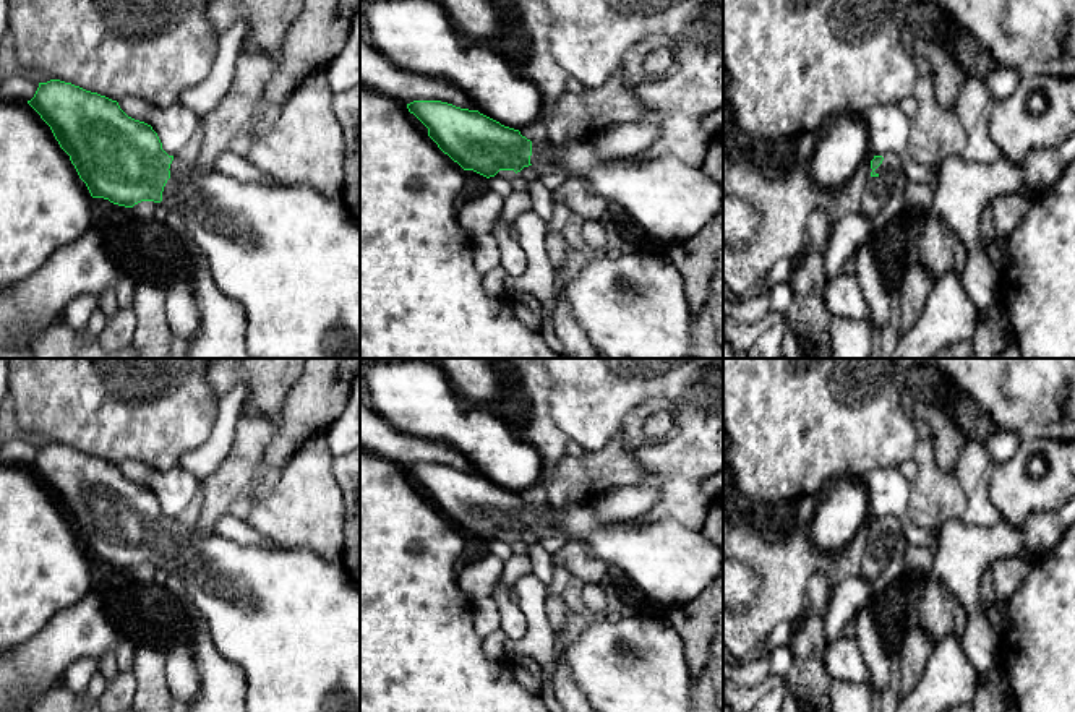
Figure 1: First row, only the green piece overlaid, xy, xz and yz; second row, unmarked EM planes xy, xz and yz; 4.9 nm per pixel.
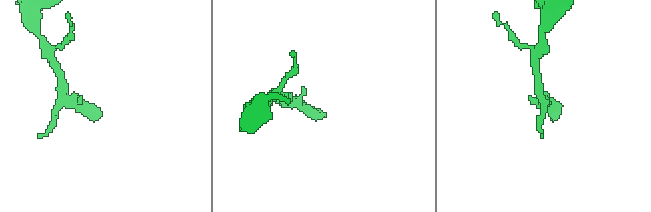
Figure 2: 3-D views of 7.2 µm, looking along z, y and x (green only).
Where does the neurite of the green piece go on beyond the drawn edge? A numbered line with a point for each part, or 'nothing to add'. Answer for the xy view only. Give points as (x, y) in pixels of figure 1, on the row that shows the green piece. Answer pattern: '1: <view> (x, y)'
1: xy (289, 255)

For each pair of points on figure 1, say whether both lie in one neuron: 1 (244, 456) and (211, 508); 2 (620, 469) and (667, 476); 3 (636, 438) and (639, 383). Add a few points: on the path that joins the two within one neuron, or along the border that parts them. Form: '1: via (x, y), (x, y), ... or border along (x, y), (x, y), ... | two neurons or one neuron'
1: via (242, 469), (219, 495) | one neuron
2: border along (636, 461), (652, 479) | two neurons
3: border along (625, 419), (621, 433) | two neurons

